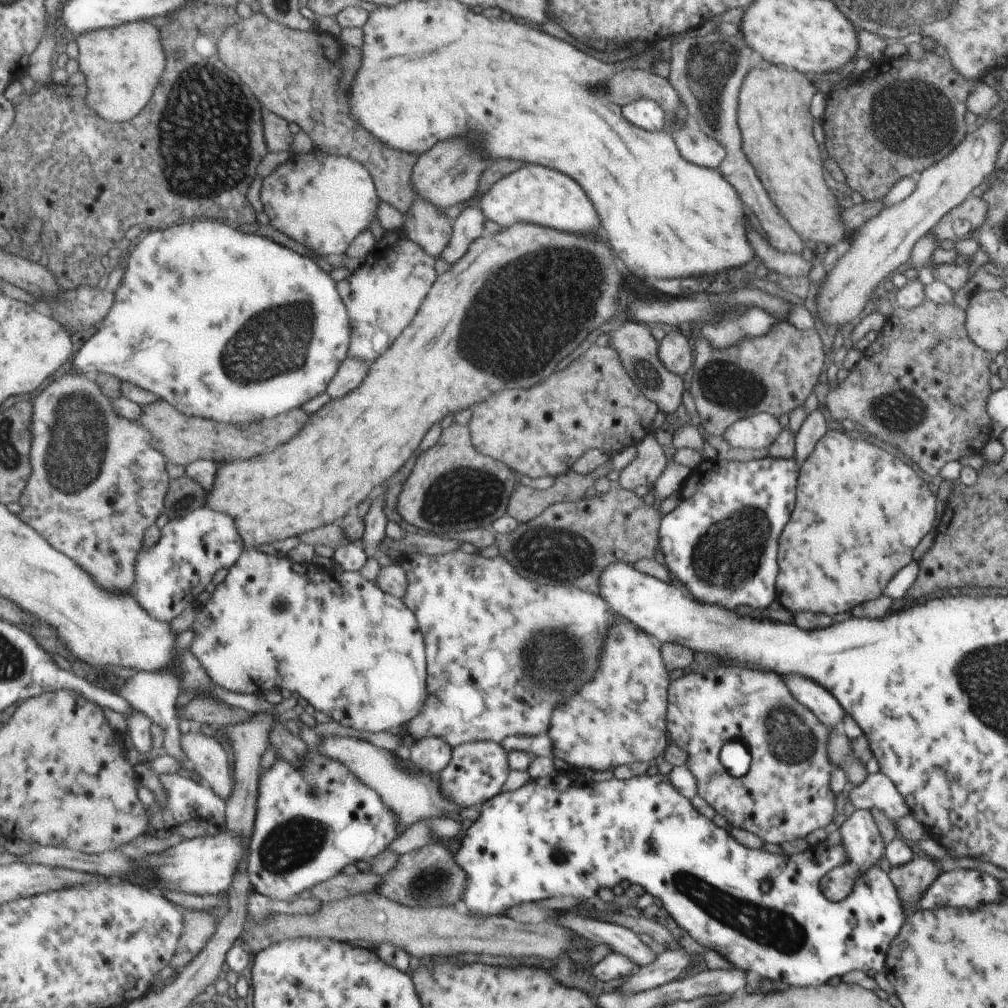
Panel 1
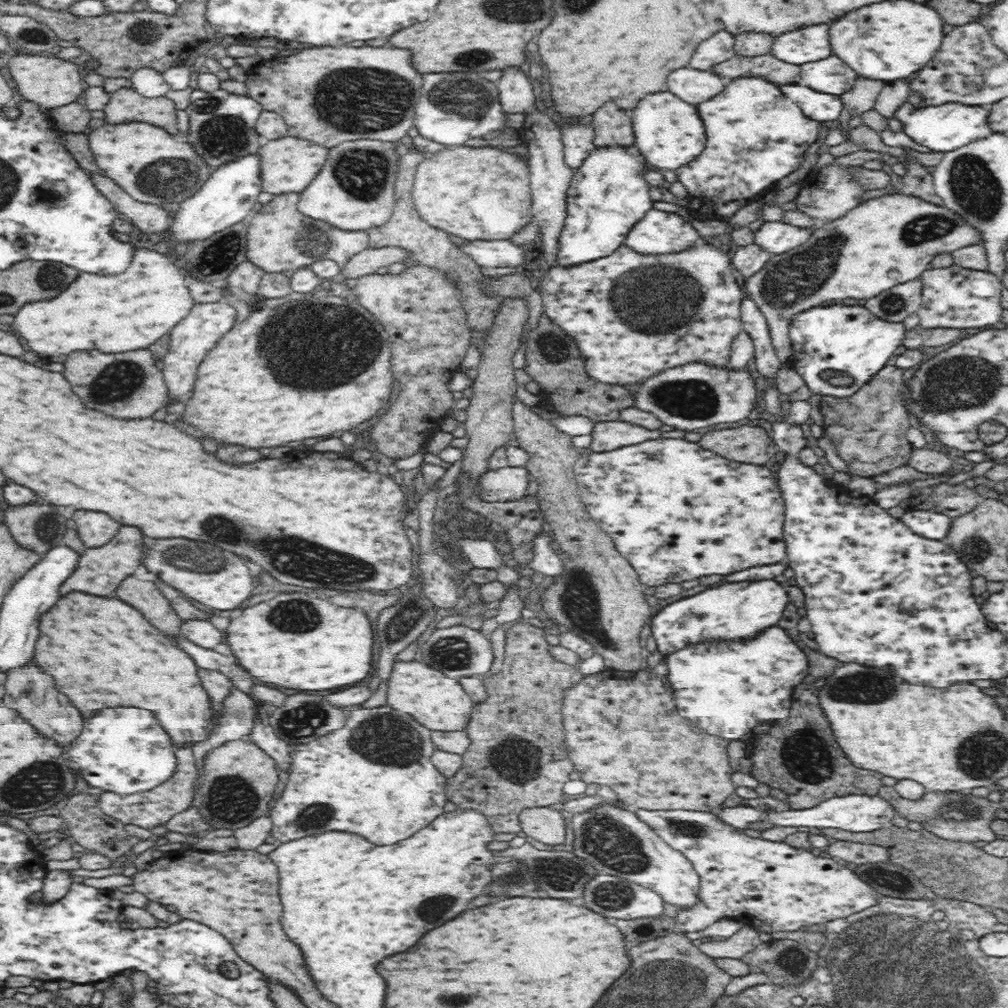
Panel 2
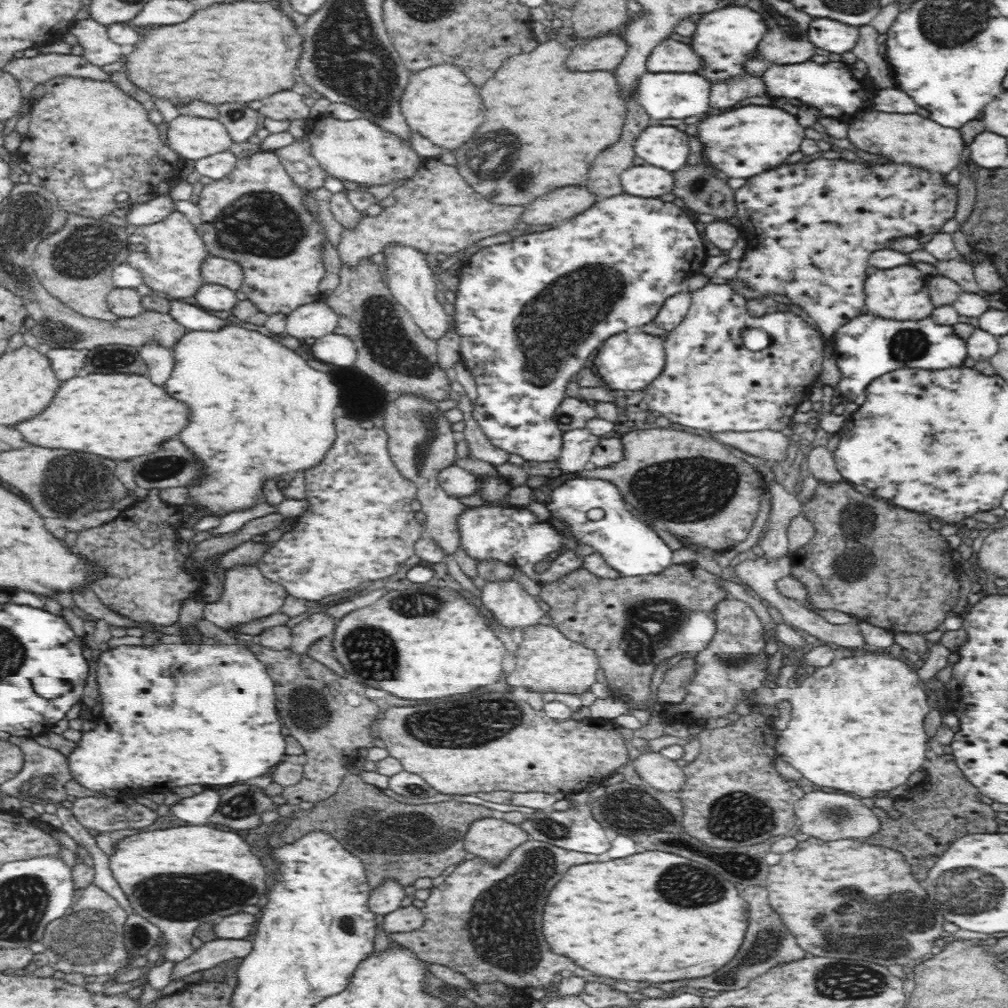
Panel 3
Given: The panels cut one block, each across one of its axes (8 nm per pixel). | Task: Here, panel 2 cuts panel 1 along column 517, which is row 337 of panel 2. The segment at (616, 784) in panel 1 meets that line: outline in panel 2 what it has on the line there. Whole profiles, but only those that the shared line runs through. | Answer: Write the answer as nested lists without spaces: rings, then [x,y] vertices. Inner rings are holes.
[[[824,306],[810,307],[800,311],[788,327],[789,339],[792,343],[793,353],[788,365],[794,369],[805,382],[812,394],[832,396],[835,398],[848,398],[864,387],[872,377],[886,366],[886,362],[894,356],[894,350],[903,345],[906,328],[902,322],[888,322],[872,314],[864,306]]]

